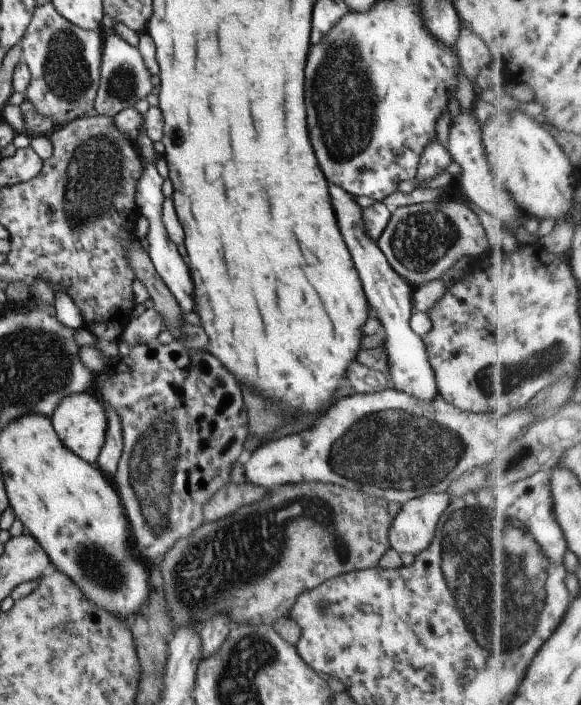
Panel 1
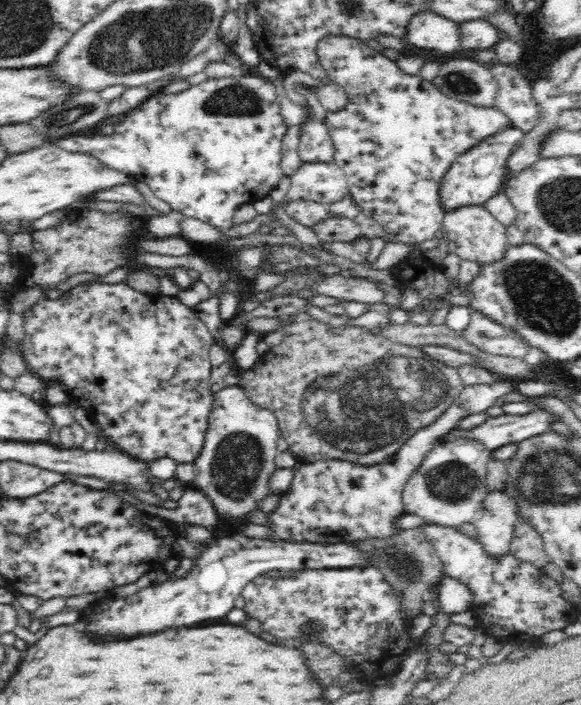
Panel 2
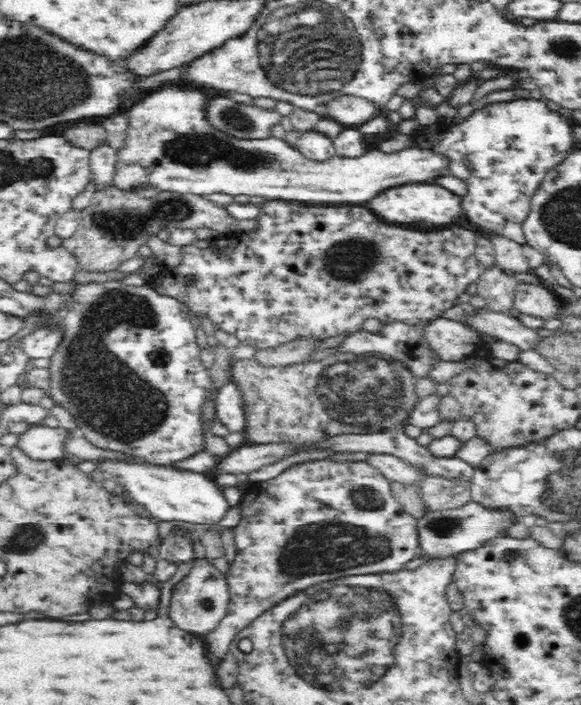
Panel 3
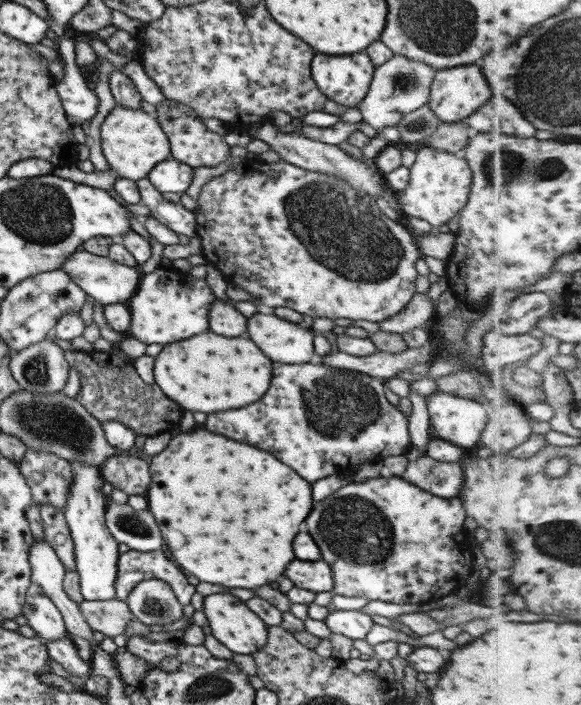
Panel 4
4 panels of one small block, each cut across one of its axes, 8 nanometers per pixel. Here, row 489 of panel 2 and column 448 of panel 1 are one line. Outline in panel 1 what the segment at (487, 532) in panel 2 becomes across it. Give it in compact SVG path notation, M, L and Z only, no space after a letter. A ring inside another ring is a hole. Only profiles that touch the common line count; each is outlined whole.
M444 491L425 493L402 504L388 531L390 549L396 554L413 556L425 550L438 533L448 501Z

